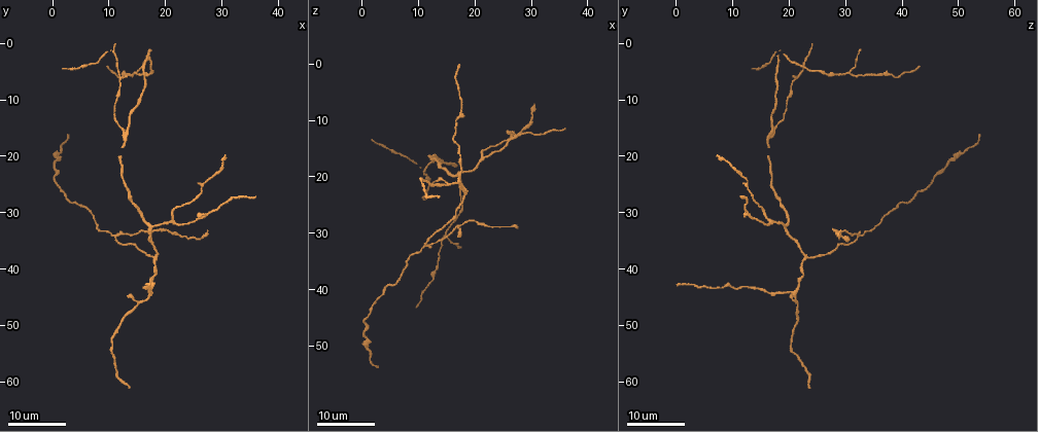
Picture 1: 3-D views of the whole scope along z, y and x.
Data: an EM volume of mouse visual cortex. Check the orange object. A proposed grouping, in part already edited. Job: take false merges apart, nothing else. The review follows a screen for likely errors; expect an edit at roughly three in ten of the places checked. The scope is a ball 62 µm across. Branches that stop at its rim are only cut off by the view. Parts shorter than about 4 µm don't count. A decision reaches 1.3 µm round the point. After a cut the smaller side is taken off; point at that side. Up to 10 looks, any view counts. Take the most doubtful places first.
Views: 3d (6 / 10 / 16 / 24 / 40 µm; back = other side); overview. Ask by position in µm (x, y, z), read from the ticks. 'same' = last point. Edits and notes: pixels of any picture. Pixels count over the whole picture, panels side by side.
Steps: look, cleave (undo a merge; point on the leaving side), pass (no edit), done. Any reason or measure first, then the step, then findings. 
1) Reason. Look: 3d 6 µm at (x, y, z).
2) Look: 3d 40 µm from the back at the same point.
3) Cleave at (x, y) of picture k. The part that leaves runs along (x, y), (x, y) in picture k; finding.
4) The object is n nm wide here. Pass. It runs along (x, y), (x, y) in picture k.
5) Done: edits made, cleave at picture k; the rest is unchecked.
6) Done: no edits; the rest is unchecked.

Three-way junction. Look: 3d 16 µm at (17.5, 32.5, 19.5).

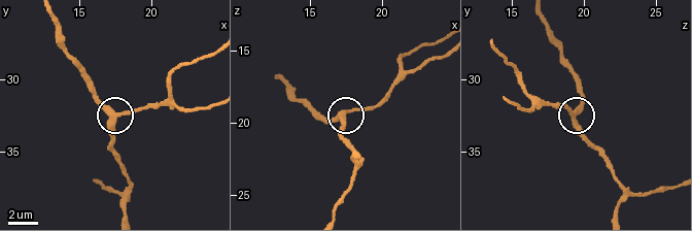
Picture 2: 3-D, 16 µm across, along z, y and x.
Look: 3d 10 µm at (17.4, 33.0, 19.2).

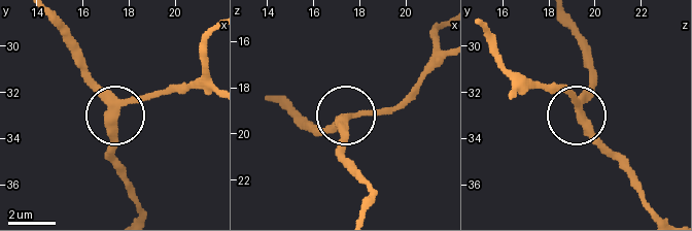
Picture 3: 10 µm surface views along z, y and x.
The side arm is 25 µm long. Pass. All the same cell.

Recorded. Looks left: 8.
A fork. Look: 3d 24 µm at (11.5, 34.0, 32.5).

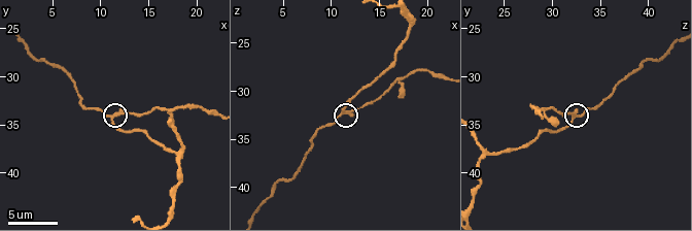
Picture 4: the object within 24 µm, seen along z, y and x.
Look: 3d 6 µm at (11.2, 34.0, 32.2).

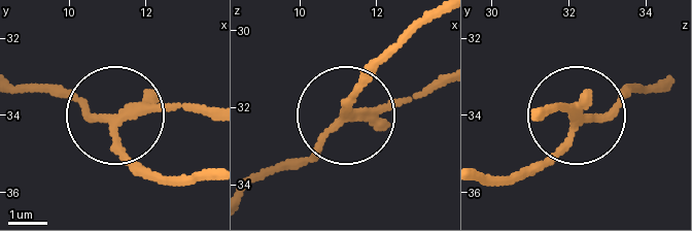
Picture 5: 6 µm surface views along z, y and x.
Look: 3d 6 µm from the back at (11.25, 34.00, 32.25).

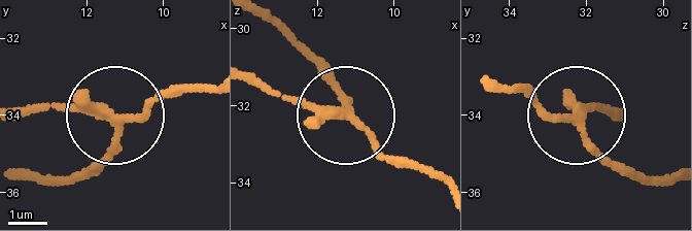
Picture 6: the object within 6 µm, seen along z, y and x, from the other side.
The side arm is 20 µm long. Cleave at (38, 109) of picture 6. The part that leaves runs along (92, 111), (26, 111) in picture 6; a second cell is stuck on.

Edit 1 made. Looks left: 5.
Look: overview.

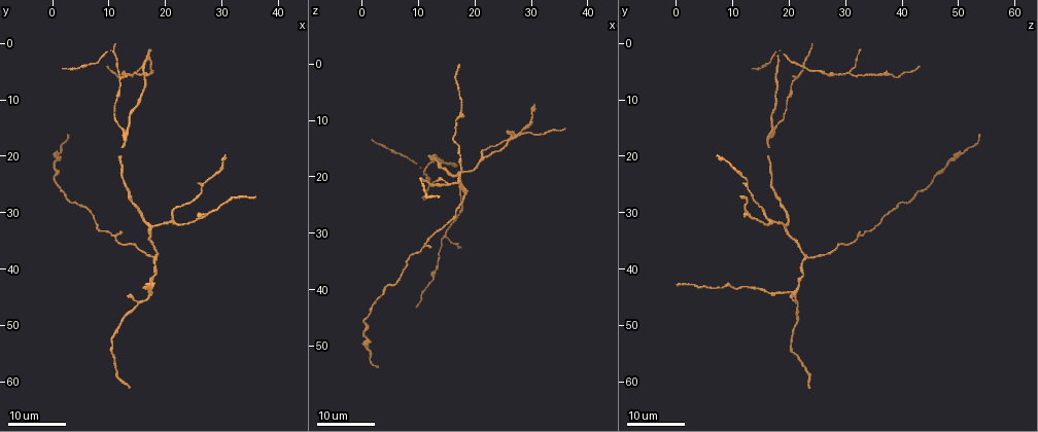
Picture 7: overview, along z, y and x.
Arms part here. Look: 3d 24 µm at (14.5, 5.5, 31.0).

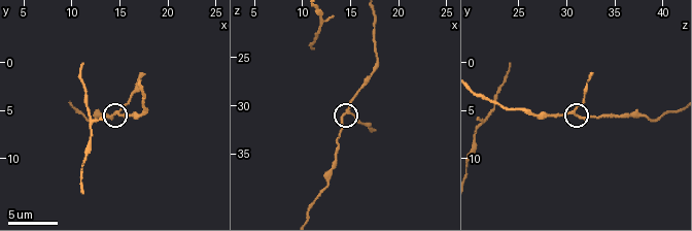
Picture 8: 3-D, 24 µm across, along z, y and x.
Zoom in. Look: 3d 6 µm at (15.0, 5.0, 30.8).

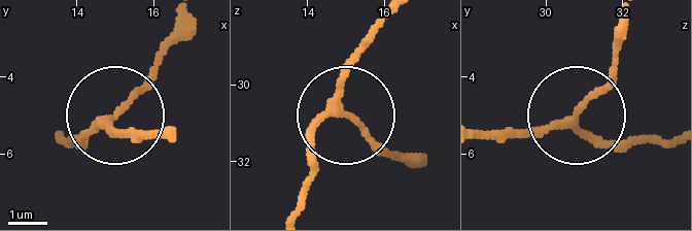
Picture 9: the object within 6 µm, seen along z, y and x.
3 arms meet here. Pass. It runs along (159, 134), (109, 125), (184, 39) in picture 9; one cell here.

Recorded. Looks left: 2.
Three arms meet. Look: 3d 16 µm at (17.5, 44.5, 21.0).

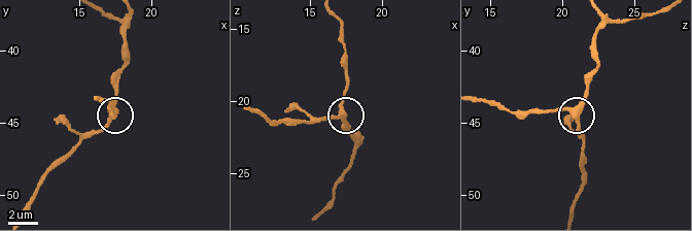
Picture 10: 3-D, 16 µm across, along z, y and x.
Zoom in. Look: 3d 6 µm at (17.2, 44.4, 20.8).

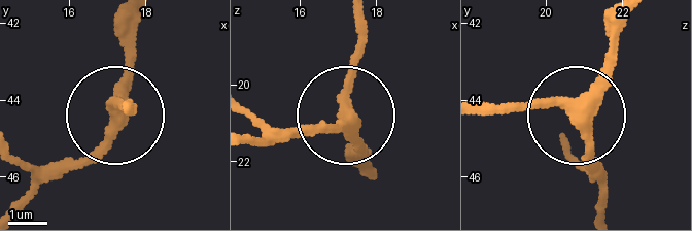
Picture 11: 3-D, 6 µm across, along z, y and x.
Pass. It runs along (370, 163), (340, 118), (258, 137) in picture 11; one cell here.

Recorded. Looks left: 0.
Done: edits made, cleave at picture 6; the rest is unchecked.

